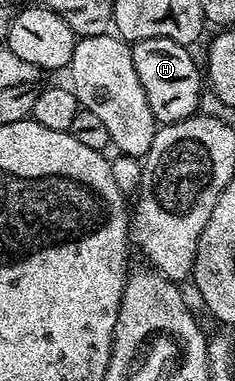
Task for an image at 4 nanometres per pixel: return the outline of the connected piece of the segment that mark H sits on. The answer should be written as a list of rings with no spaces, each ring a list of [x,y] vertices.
[[[146,38],[137,40],[131,45],[134,58],[134,70],[138,70],[138,78],[142,82],[142,90],[146,90],[146,102],[150,102],[150,110],[154,118],[161,124],[173,124],[193,115],[200,107],[202,91],[202,72],[196,69],[192,56],[185,45],[174,42],[170,38]]]

